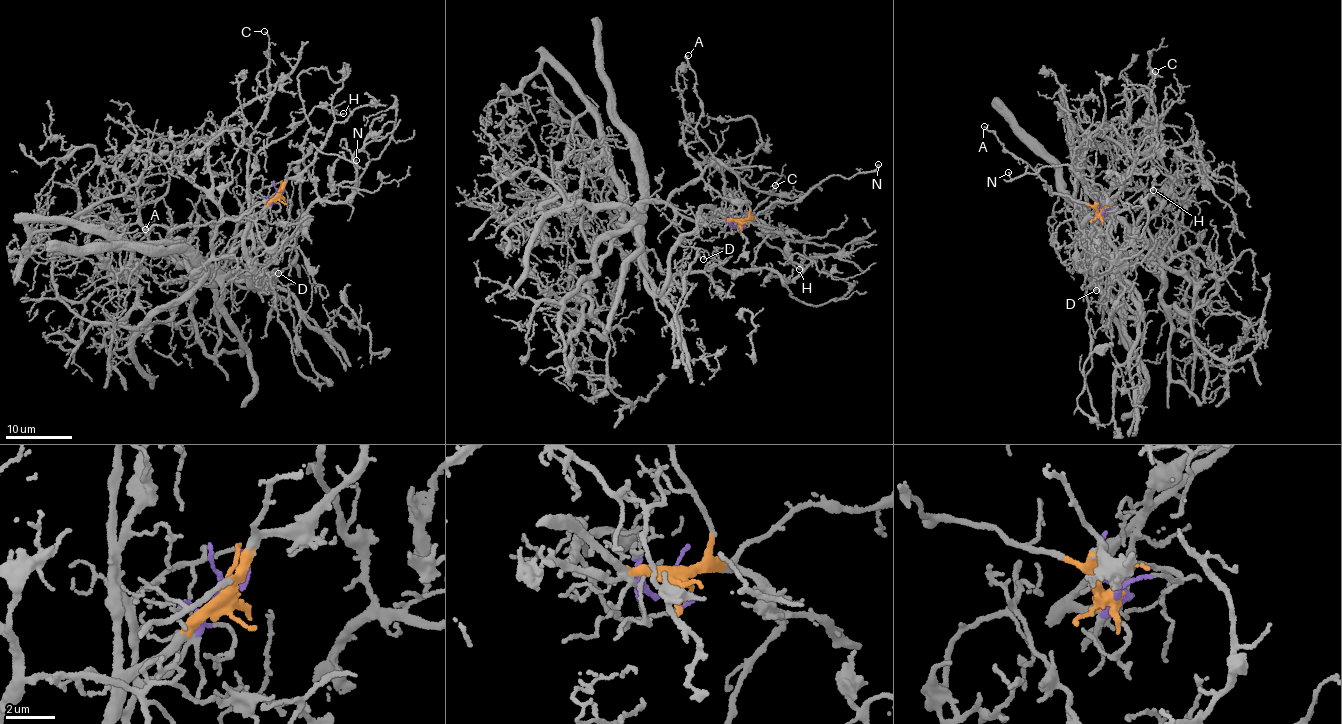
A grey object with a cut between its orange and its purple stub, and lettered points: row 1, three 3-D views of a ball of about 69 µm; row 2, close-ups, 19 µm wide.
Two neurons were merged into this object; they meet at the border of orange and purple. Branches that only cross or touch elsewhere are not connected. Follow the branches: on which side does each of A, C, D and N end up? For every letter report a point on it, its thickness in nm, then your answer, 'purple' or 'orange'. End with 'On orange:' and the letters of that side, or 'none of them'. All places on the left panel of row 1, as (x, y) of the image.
A: at (145, 229); 160 nm thick; orange
C: at (264, 31); 110 nm thick; orange
D: at (278, 273); 100 nm thick; orange
N: at (356, 160); 100 nm thick; orange
On orange: A, C, D, N

